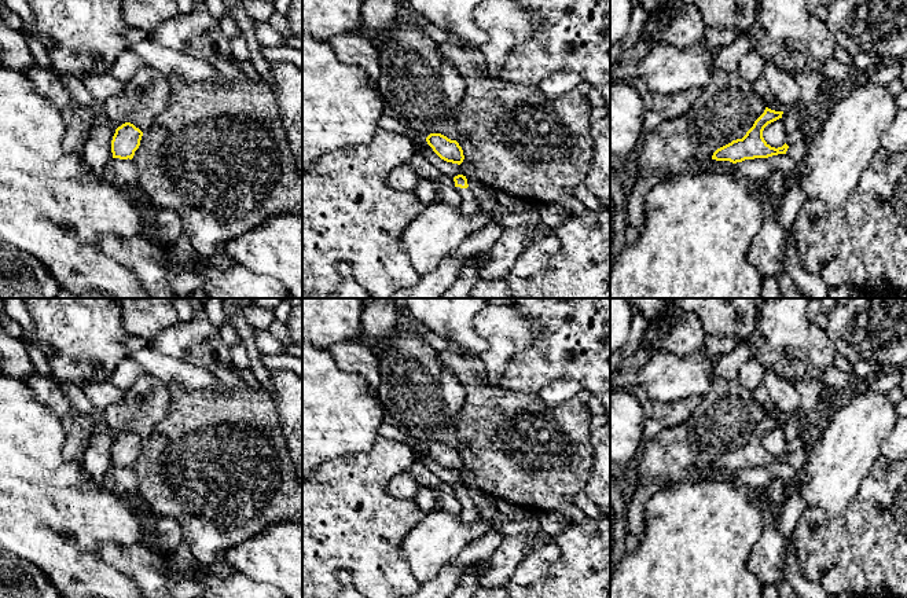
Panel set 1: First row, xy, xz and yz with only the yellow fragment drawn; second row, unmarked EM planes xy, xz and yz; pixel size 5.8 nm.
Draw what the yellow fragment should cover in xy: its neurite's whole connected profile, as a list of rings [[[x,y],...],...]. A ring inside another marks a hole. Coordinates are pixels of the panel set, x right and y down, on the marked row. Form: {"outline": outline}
{"outline": [[[144,66],[136,76],[139,78],[137,92],[129,93],[126,100],[114,100],[113,106],[109,107],[114,115],[131,120],[115,129],[111,140],[113,158],[133,158],[143,132],[166,109],[170,99],[169,82],[161,71]]]}

